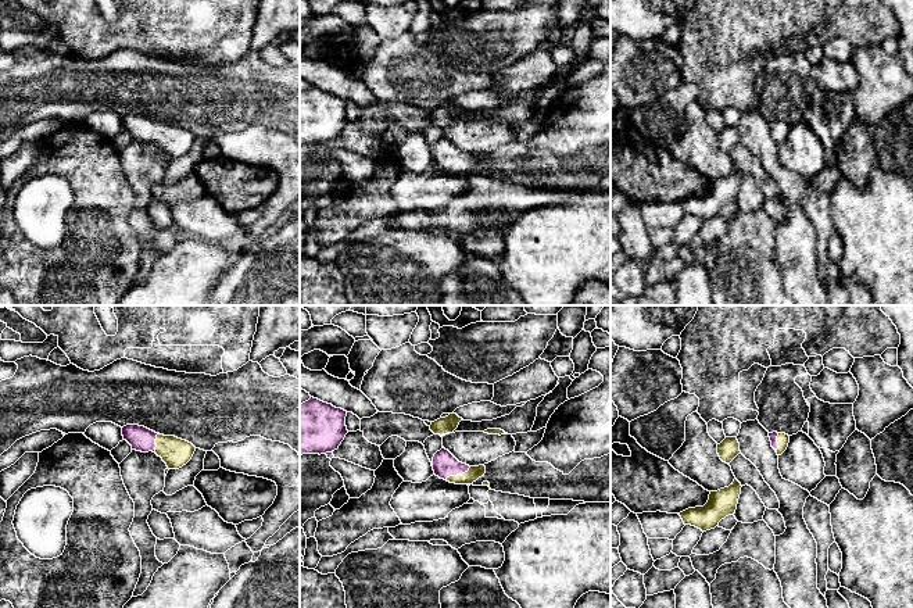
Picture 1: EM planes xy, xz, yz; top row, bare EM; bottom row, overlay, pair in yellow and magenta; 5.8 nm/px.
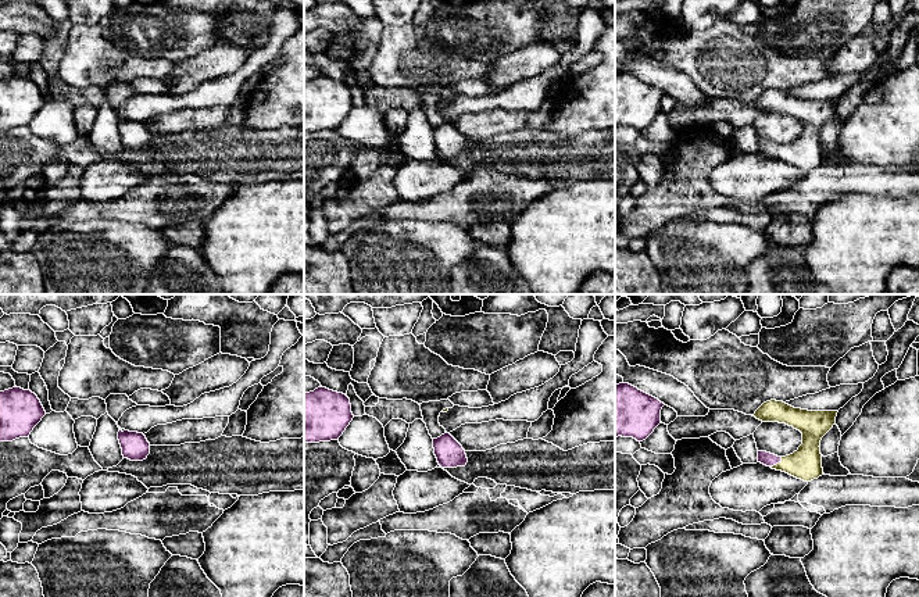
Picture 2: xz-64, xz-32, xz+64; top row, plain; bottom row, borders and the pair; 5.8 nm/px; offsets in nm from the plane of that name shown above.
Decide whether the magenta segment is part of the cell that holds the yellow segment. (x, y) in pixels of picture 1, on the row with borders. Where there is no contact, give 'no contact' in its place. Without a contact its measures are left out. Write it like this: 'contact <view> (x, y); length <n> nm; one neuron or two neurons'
contact xz (457, 475); length 180 nm; one neuron

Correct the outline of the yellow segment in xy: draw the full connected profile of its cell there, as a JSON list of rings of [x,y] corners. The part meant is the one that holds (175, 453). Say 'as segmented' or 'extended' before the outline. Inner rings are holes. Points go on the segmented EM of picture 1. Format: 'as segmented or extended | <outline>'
extended | [[[139,425],[123,426],[122,436],[132,446],[132,450],[155,453],[162,458],[168,469],[182,468],[196,451],[196,447],[186,440],[164,436]]]

